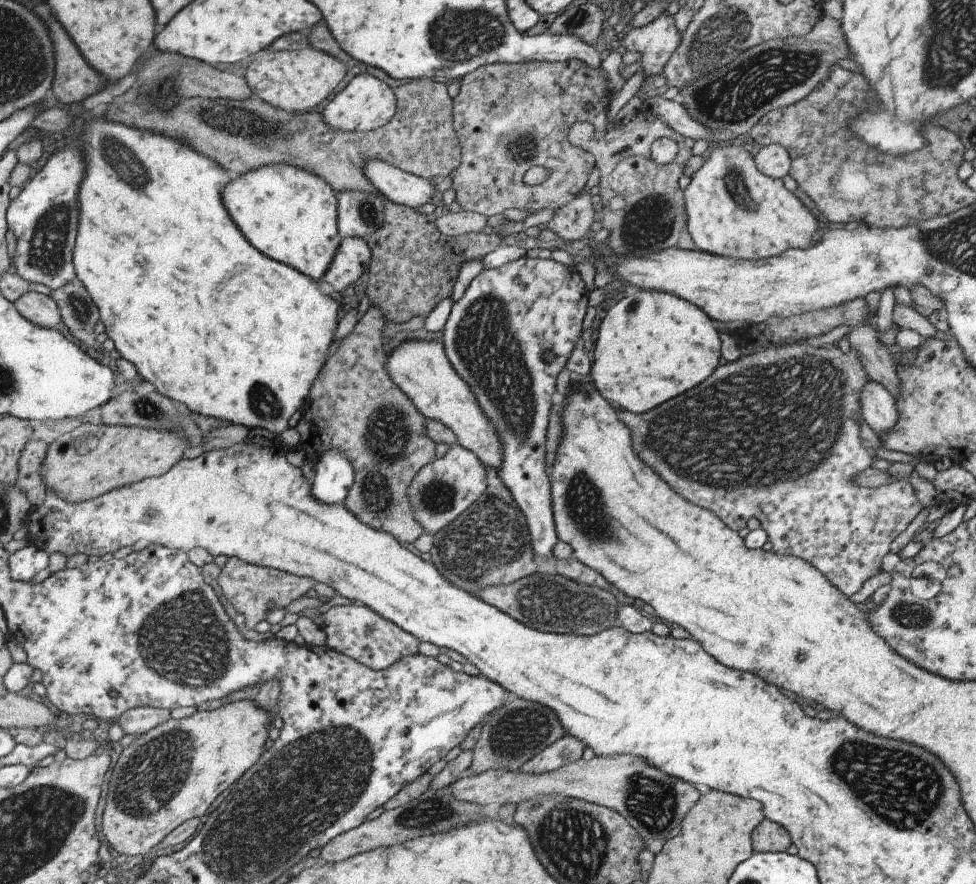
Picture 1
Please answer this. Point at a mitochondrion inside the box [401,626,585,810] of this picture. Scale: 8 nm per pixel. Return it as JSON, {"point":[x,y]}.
{"point":[522,728]}

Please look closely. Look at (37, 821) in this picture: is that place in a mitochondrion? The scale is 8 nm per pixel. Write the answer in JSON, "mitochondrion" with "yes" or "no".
{"mitochondrion":"yes"}

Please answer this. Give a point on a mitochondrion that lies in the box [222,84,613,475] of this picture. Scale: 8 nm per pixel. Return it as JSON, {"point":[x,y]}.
{"point":[485,342]}

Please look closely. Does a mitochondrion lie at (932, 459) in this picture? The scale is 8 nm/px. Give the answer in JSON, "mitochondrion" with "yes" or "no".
{"mitochondrion":"no"}

